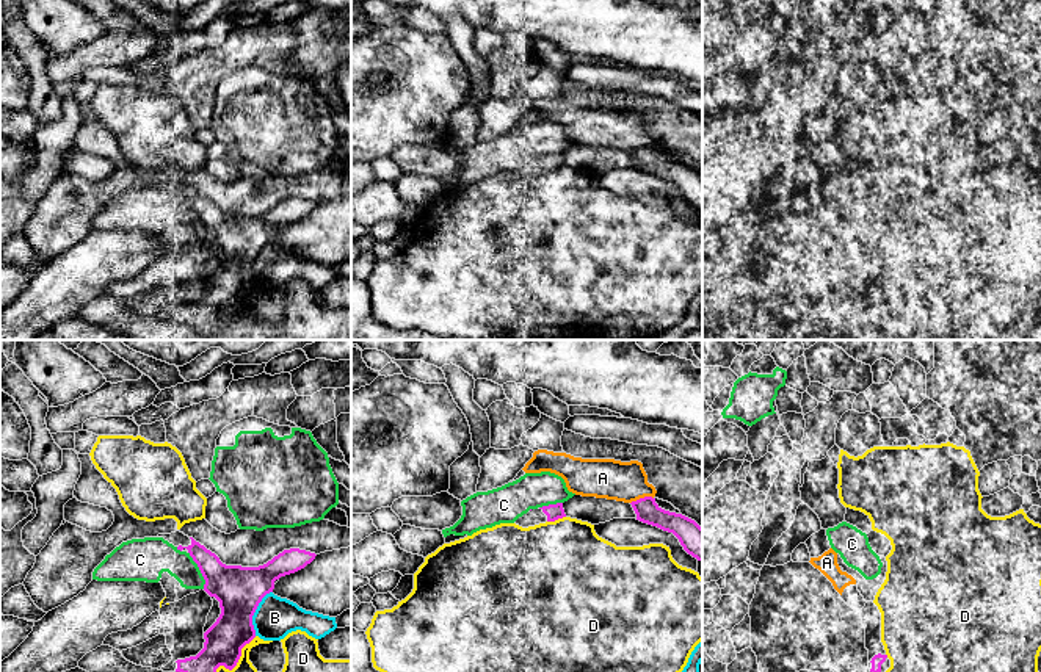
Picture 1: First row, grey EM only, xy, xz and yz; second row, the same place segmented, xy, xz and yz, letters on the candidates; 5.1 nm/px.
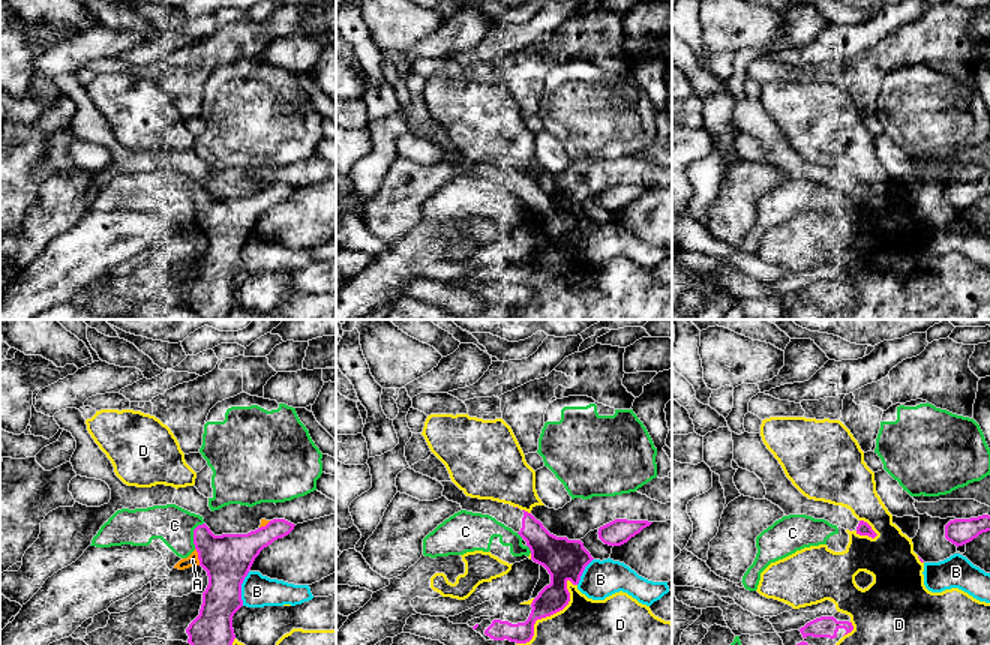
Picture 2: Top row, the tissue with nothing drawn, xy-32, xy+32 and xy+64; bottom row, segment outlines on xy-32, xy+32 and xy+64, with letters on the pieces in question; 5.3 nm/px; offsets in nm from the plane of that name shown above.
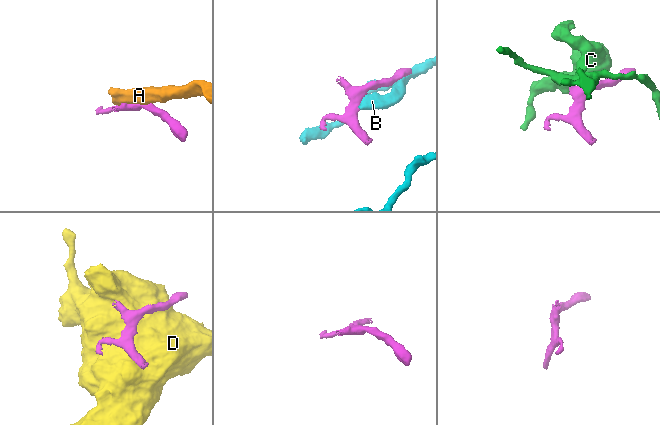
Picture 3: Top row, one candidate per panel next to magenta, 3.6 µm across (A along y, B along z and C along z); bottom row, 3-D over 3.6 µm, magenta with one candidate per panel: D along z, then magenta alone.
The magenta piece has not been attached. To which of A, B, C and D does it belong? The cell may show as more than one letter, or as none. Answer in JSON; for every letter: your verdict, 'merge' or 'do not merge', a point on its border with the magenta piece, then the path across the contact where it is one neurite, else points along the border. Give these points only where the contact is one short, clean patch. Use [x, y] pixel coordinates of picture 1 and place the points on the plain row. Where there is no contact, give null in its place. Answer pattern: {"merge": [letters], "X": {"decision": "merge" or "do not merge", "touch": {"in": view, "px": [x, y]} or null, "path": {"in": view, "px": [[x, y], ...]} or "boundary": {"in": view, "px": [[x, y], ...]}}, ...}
{"merge": [], "A": {"decision": "do not merge", "touch": {"in": "xz", "px": [642, 148]}}, "B": {"decision": "do not merge", "touch": {"in": "xy", "px": [254, 260]}}, "C": {"decision": "do not merge", "touch": {"in": "xy", "px": [199, 218]}, "boundary": {"in": "xy", "px": [[188, 201], [204, 229], [204, 237]]}}, "D": {"decision": "do not merge", "touch": {"in": "xy", "px": [231, 318]}}}

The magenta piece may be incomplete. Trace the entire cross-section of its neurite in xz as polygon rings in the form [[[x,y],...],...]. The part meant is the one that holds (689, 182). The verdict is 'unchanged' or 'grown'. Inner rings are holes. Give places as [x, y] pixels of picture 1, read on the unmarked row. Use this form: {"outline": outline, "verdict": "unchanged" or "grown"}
{"outline": [[[564,78],[561,85],[561,96],[566,103],[582,108],[615,108],[621,111],[638,110],[647,124],[647,132],[657,139],[655,146],[644,146],[632,150],[637,169],[657,175],[663,180],[673,182],[684,199],[702,210],[702,117],[687,111],[669,100],[658,96],[633,94],[611,88],[591,88],[582,83]],[[655,149],[671,152],[680,161],[669,161],[662,158]]], "verdict": "grown"}

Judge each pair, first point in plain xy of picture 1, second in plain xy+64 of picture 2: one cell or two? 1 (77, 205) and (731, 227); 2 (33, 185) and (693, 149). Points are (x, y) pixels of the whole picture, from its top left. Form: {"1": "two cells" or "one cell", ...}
{"1": "one cell", "2": "two cells"}

